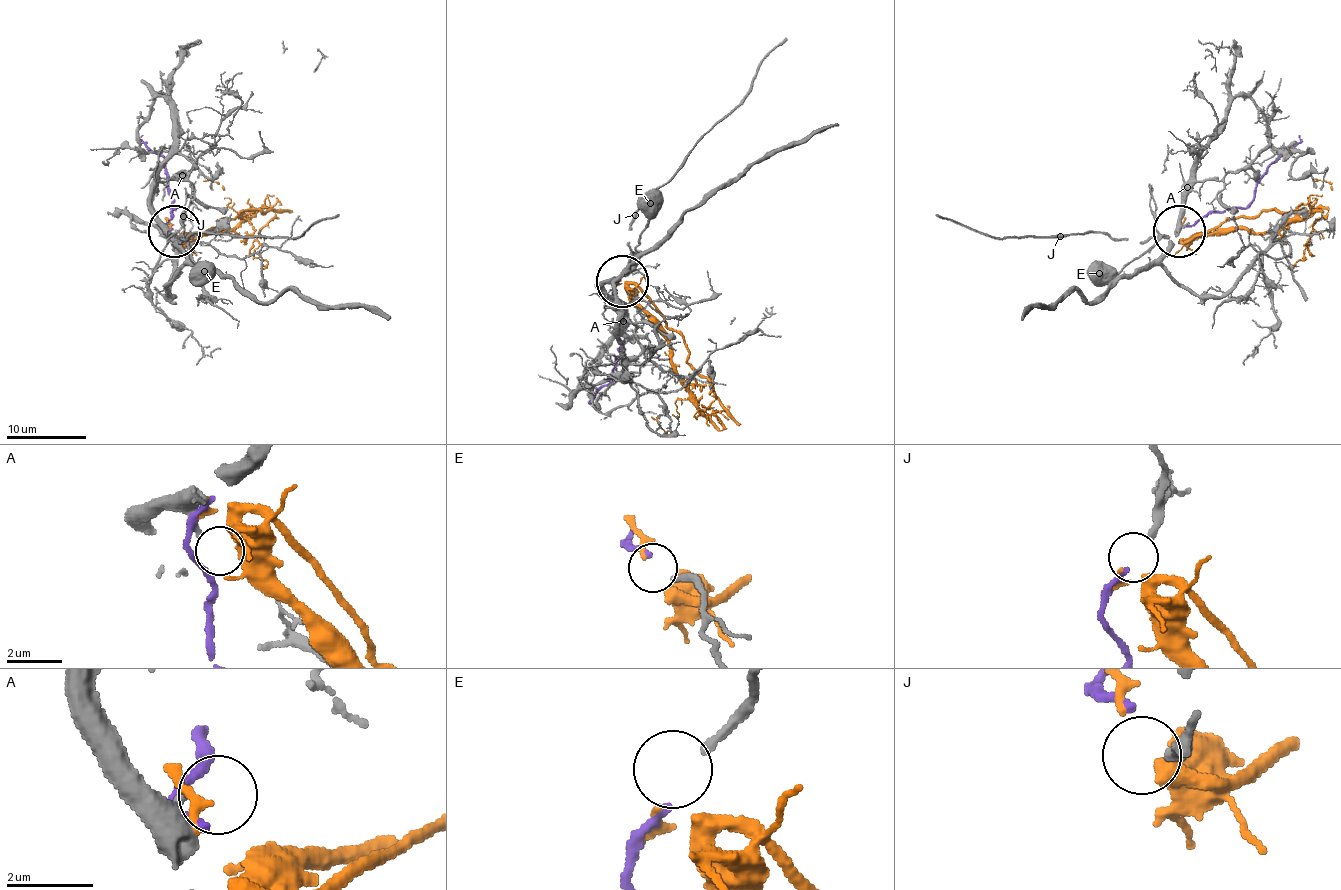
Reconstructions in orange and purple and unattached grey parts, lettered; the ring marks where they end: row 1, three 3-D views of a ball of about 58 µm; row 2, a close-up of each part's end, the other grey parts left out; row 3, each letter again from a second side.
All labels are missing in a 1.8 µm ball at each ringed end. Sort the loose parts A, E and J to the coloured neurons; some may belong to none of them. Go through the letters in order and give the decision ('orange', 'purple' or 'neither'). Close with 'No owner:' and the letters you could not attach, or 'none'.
A: neither
E: purple
J: orange
No owner: A

